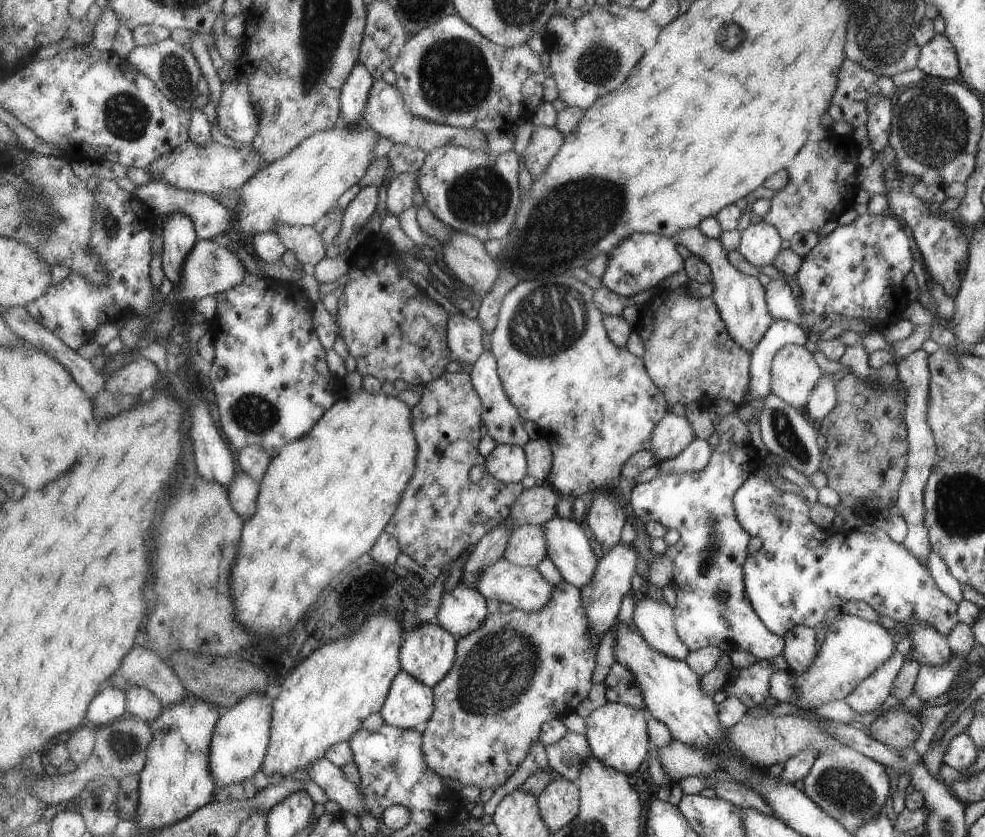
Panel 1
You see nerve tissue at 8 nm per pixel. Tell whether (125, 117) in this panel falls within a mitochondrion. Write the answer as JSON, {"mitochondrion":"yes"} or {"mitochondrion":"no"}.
{"mitochondrion":"yes"}

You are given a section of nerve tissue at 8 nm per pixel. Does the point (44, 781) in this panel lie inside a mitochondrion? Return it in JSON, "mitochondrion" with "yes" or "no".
{"mitochondrion":"no"}

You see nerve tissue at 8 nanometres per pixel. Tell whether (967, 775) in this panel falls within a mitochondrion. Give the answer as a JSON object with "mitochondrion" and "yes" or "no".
{"mitochondrion":"no"}

